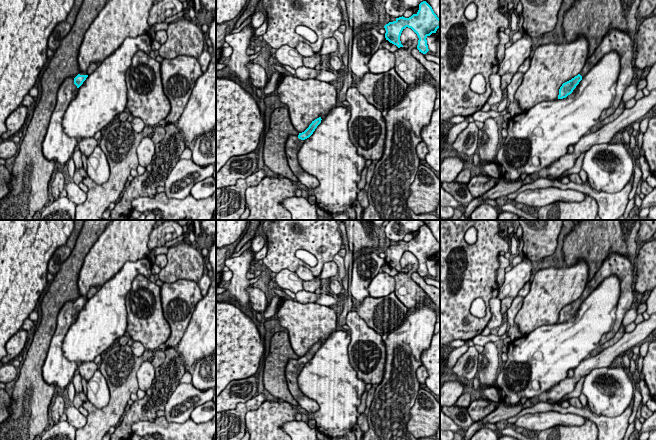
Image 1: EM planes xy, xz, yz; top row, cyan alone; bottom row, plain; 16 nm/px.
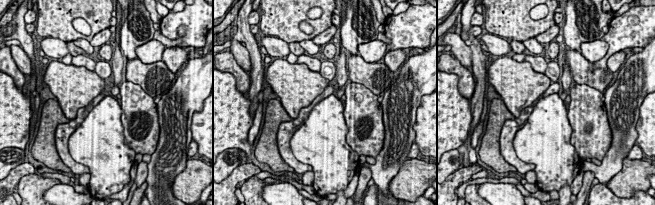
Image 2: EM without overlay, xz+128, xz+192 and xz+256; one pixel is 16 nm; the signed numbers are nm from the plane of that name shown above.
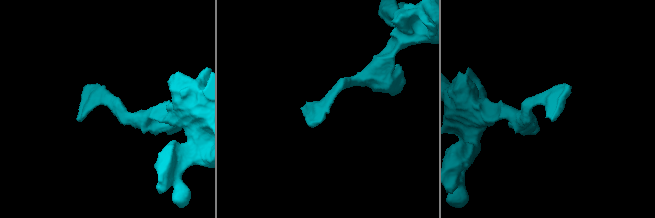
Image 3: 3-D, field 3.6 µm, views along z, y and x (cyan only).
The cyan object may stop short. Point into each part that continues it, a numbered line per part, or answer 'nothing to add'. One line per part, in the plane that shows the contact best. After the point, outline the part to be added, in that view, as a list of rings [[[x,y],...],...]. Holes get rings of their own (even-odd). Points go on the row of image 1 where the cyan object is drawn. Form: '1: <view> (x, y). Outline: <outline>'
1: xy (57, 146). Outline: [[[66,78],[57,92],[57,103],[52,112],[47,133],[42,143],[43,155],[49,161],[67,167],[77,145],[77,138],[69,137],[62,127],[64,114],[78,91],[74,78]]]

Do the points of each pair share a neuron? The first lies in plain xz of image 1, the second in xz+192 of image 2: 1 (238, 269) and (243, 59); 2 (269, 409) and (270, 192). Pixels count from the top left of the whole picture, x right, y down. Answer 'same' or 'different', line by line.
1: different
2: different

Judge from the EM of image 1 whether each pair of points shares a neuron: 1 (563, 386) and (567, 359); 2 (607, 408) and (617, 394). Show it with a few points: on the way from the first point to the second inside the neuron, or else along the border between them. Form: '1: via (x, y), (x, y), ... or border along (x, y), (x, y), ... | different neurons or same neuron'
1: border along (567, 376), (544, 392) | different neurons
2: via (607, 405), (614, 397) | same neuron

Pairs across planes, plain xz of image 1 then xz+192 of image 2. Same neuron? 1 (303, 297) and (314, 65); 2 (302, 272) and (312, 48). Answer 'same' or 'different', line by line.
1: same
2: same

